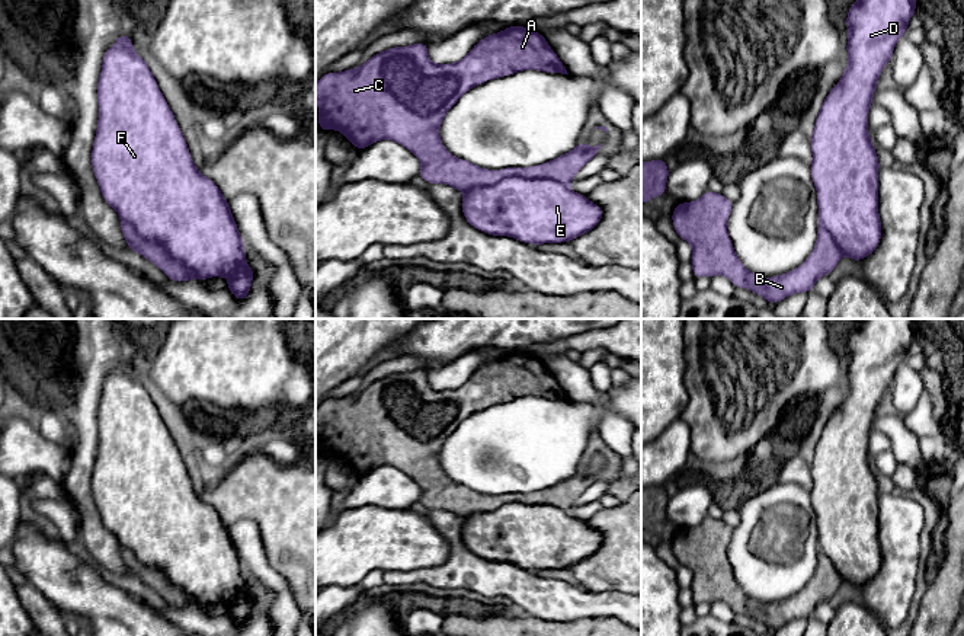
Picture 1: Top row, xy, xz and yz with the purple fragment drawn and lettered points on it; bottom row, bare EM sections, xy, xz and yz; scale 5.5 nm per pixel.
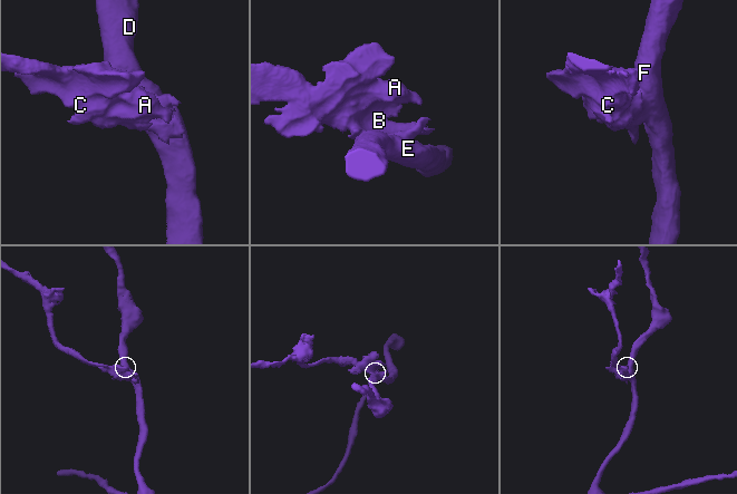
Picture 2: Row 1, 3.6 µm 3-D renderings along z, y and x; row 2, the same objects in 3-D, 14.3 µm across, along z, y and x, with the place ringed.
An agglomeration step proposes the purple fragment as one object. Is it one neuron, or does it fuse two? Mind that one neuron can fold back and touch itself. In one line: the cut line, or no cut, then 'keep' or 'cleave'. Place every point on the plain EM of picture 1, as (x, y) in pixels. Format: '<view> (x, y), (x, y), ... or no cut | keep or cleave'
xz (566, 510), (547, 504), (506, 502), (464, 517) | cleave

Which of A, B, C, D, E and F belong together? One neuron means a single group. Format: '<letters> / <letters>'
A B C / D E F

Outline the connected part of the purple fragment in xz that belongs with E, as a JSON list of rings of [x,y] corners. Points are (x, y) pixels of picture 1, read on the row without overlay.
[[[516,502],[464,517],[462,540],[487,560],[544,571],[590,557],[603,536],[557,506]]]

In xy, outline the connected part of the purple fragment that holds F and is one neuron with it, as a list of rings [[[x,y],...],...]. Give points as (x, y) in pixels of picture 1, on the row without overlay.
[[[119,361],[106,375],[97,408],[99,445],[90,488],[103,525],[116,536],[121,546],[129,549],[147,566],[158,568],[169,581],[195,600],[196,607],[225,603],[228,617],[240,627],[249,623],[256,595],[246,588],[240,557],[215,508],[201,501],[193,490],[185,463],[161,421],[145,386],[132,374],[128,361]]]

